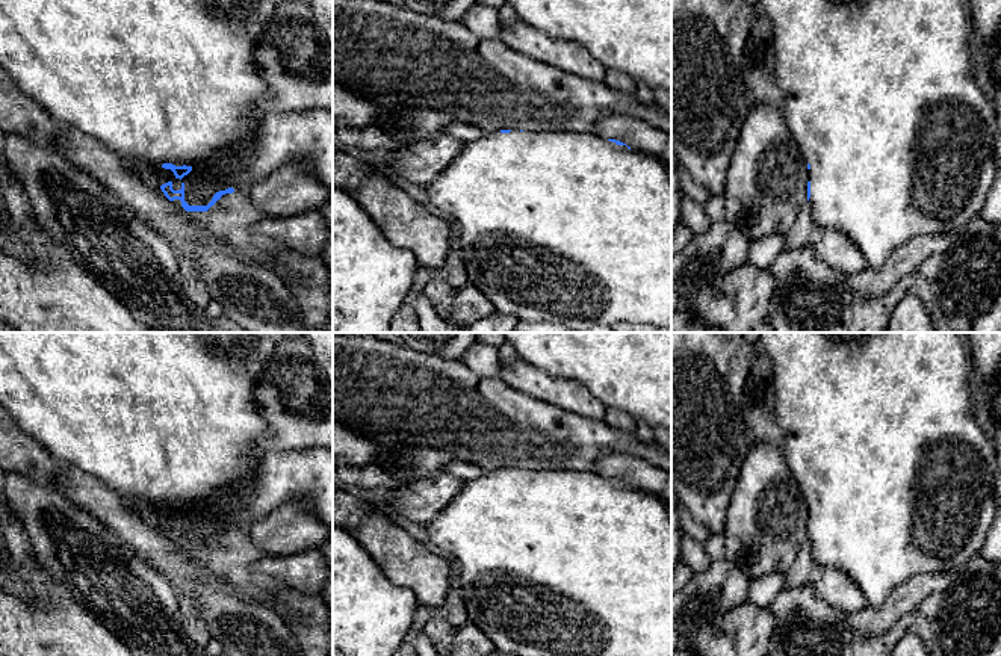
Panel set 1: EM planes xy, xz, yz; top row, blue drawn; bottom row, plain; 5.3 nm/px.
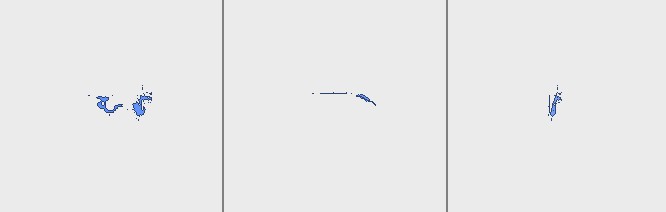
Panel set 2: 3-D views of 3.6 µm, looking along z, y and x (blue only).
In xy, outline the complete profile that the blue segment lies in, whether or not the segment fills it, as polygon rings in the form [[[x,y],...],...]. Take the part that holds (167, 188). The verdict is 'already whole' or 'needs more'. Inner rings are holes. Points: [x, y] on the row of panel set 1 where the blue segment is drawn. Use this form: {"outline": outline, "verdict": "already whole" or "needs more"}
{"outline": [[[172,181],[160,189],[191,224],[225,242],[234,251],[236,260],[249,260],[269,269],[274,266],[274,257],[287,251],[281,243],[249,230],[259,221],[268,219],[268,215],[251,204],[251,189],[219,190],[207,206],[189,206],[184,201],[184,183],[180,190],[172,189]]], "verdict": "needs more"}

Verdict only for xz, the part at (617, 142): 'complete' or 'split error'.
split error

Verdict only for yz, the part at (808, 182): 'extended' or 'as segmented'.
extended

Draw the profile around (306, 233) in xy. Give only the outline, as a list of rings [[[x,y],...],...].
[[[316,209],[293,216],[268,218],[249,230],[281,243],[289,252],[316,257],[325,248],[330,222]]]

